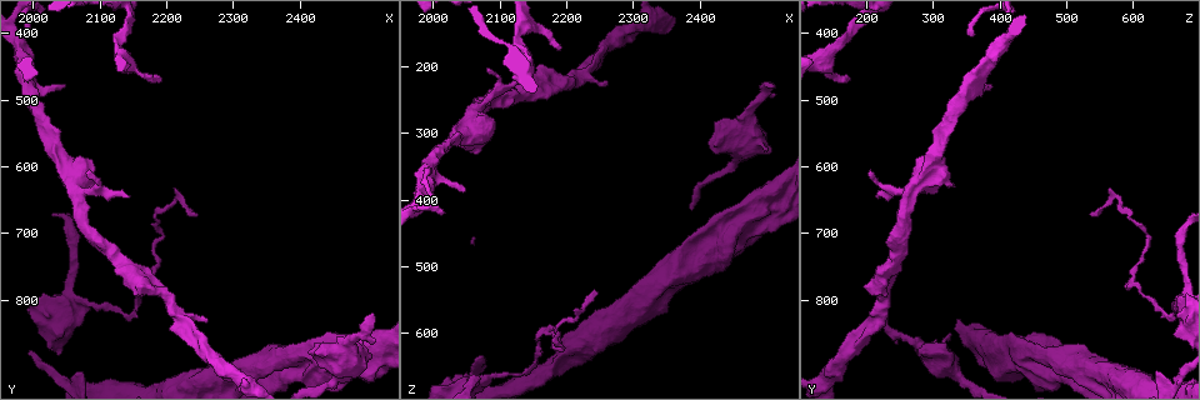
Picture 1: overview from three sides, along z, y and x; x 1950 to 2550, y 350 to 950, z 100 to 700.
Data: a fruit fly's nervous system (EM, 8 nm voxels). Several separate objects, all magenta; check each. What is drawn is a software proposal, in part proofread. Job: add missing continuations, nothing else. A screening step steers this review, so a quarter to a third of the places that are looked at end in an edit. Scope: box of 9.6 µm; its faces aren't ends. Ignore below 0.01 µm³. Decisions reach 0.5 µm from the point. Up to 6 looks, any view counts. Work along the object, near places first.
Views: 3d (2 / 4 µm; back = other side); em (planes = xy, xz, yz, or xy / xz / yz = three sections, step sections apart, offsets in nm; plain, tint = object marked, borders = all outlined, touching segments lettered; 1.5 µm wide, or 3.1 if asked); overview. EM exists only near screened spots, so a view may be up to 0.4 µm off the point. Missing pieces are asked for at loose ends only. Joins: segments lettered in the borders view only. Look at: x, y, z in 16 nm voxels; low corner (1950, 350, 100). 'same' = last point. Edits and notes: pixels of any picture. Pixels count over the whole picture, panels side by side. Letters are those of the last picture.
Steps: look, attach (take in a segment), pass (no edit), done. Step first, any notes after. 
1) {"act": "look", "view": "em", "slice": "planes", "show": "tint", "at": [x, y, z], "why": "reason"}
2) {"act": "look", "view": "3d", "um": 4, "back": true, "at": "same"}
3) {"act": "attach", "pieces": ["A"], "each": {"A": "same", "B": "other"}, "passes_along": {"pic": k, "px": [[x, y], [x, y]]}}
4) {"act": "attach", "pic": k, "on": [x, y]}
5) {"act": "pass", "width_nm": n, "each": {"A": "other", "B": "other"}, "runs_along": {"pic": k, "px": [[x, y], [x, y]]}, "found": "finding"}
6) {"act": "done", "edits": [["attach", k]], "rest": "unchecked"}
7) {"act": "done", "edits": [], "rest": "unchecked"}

{"act": "look", "view": "em", "slice": "xz", "step": 4, "show": "borders", "at": [2145, 645, 220], "why": "an open end"}

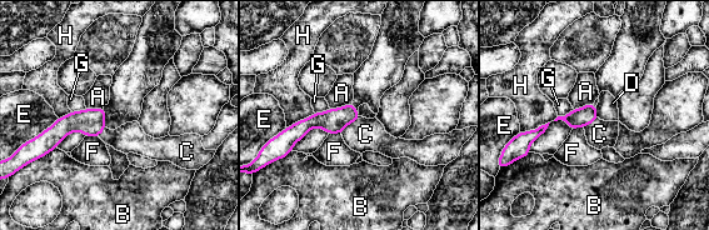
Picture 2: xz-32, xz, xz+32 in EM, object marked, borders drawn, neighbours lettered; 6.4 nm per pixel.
{"act": "attach", "pieces": ["C"], "longest_contact_nm": ["E", 200], "each": {"A": "other", "B": "other", "C": "same", "D": "other", "E": "other", "F": "other", "G": "other", "H": "other"}, "passes_along": {"pic": 2, "px": [[334, 120], [350, 123], [365, 134]]}, "found": "the neuron continues"}

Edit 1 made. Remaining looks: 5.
{"act": "look", "view": "overview", "why": "redraw"}

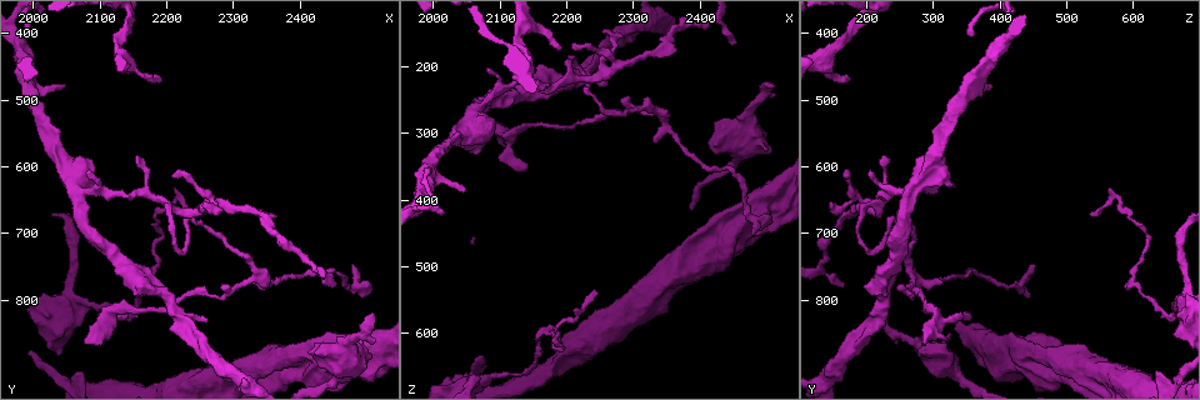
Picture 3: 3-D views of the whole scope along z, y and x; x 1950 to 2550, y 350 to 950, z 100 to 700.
{"act": "look", "view": "3d", "um": 4, "at": [2195, 470, 175], "why": "an open end"}

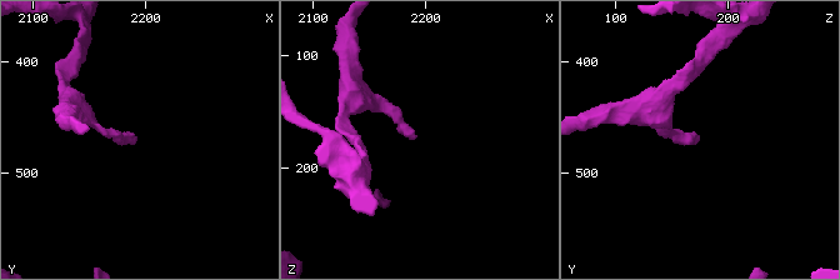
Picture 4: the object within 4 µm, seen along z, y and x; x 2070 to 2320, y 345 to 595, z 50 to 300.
{"act": "look", "view": "em", "slice": "yz", "step": 4, "show": "borders", "at": [2190, 470, 172]}

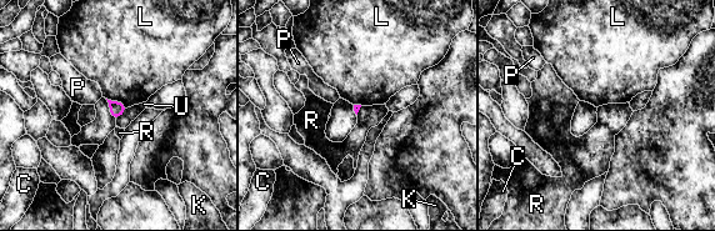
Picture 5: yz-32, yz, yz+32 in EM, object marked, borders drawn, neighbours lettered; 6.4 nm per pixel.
{"act": "look", "view": "em", "slice": "planes", "show": "borders", "at": "same", "why": "another direction"}

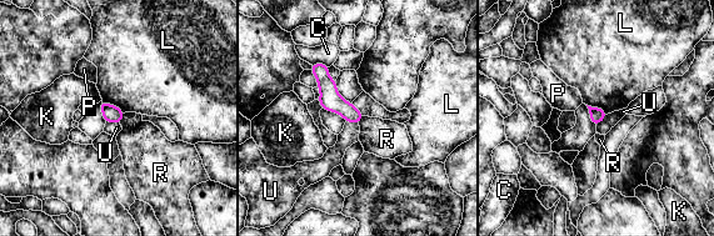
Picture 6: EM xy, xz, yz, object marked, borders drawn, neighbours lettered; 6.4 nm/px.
{"act": "pass", "each": {"C": "other", "K": "other", "L": "other", "P": "other", "R": "other", "U": "other"}, "runs_along": {"pic": 6, "px": [[315, 66], [328, 91], [356, 119]]}, "found": "none of them fits"}

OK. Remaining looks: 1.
{"act": "done", "edits": [["attach", 2]], "rest": "unchecked"}

